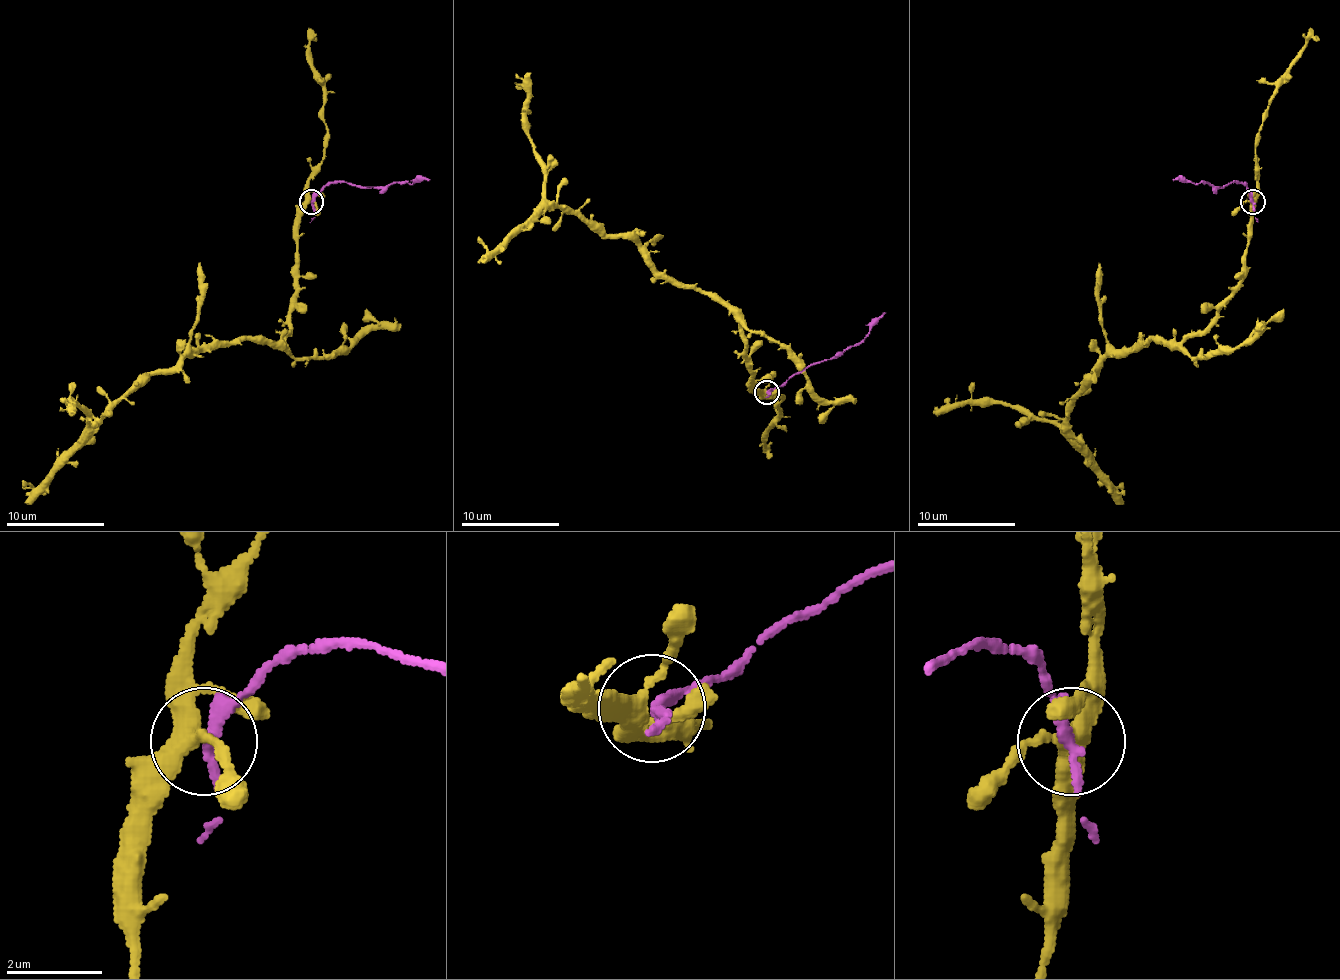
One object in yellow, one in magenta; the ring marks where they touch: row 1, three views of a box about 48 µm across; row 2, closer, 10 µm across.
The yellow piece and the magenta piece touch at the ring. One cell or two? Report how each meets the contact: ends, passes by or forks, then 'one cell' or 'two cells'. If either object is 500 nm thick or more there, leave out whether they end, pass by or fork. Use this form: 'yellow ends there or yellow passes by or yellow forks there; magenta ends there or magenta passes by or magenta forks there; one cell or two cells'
yellow forks there; magenta ends there; two cells

